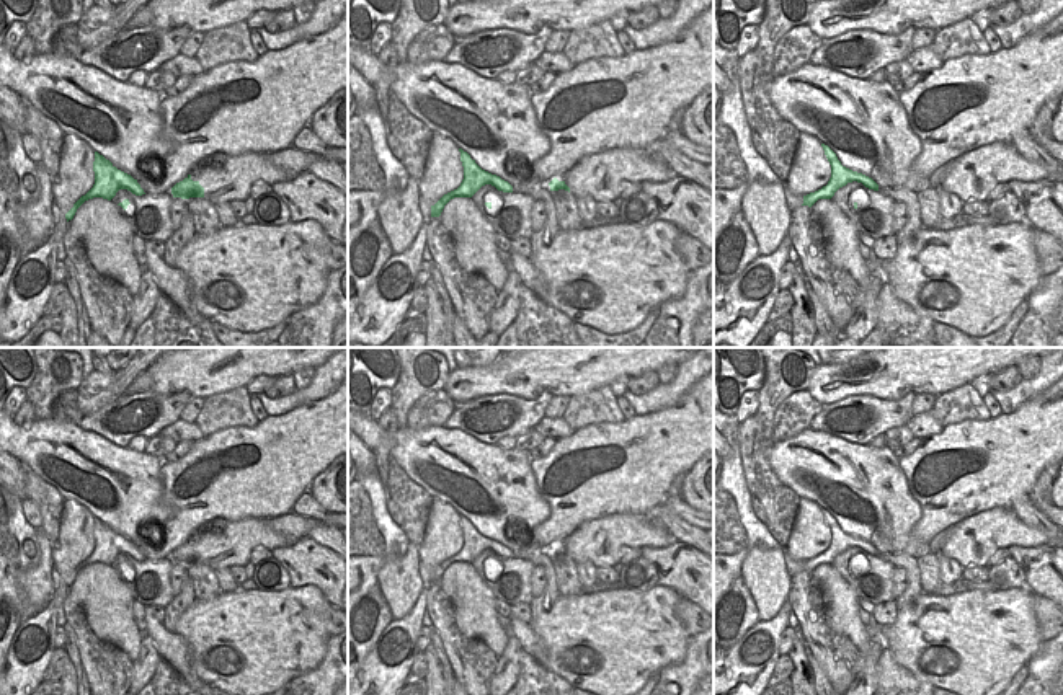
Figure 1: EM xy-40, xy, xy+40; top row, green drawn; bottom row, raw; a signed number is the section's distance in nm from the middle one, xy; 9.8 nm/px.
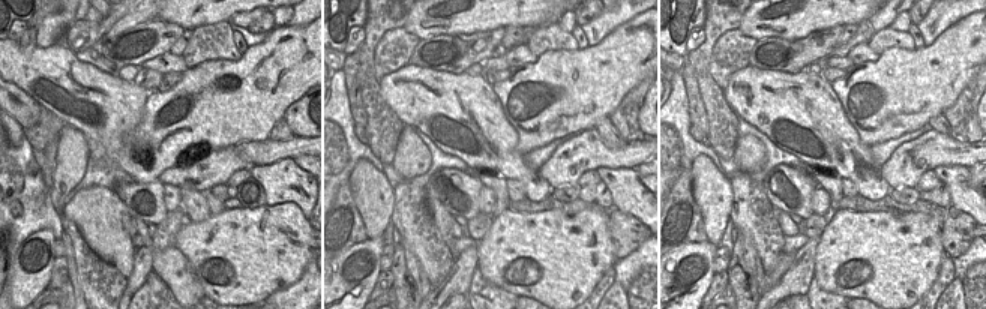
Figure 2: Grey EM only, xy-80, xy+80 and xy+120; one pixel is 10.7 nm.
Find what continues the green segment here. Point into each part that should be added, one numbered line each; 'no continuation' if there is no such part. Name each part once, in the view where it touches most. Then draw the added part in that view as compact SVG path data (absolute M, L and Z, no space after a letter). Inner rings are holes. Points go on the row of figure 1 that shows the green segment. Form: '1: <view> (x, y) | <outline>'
1: xy-40 (224, 178) | M214 153L206 158L206 165L191 175L204 188L204 197L212 206L232 201L245 201L256 181L274 184L292 181L297 175L269 163L265 153L243 153L229 157Z

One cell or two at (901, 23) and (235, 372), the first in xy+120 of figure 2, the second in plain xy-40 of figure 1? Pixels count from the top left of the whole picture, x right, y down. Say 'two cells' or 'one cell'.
two cells

